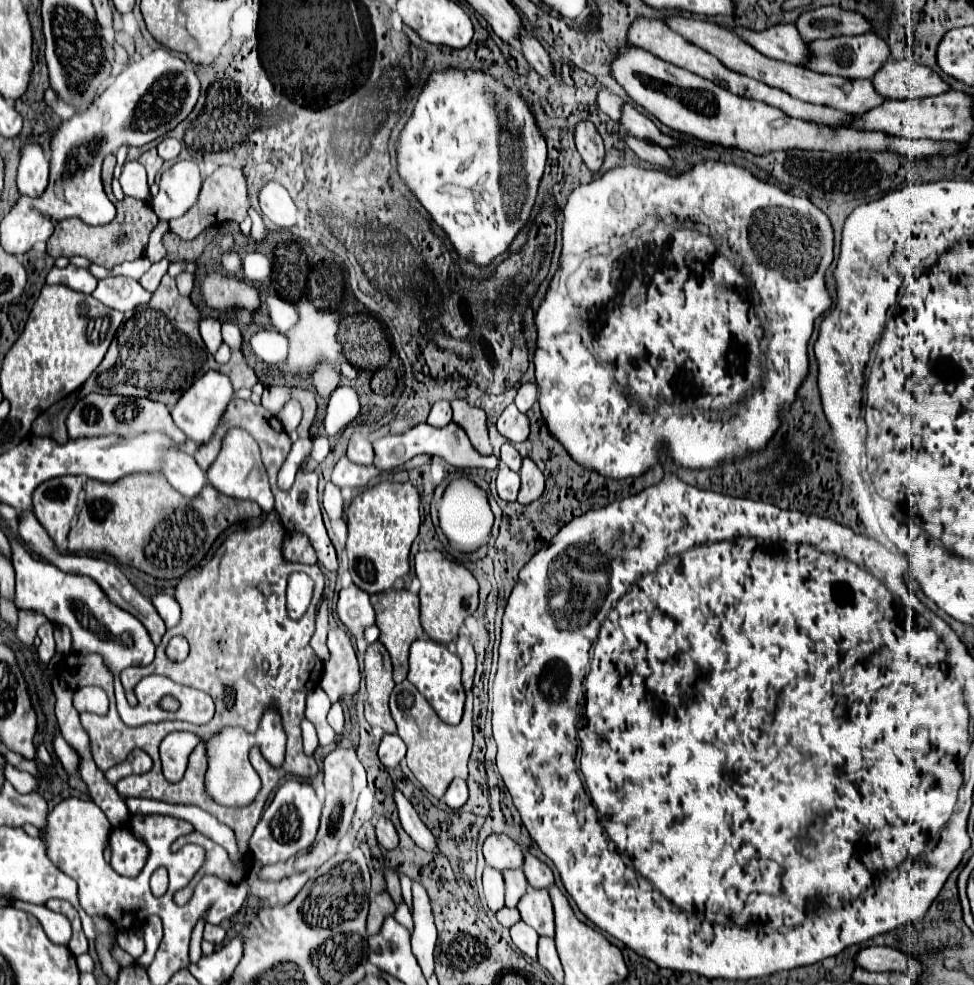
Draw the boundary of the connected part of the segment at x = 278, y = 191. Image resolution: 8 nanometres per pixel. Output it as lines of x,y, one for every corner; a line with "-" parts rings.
269,181
259,193
259,203
261,213
269,217
275,225
289,229
297,223
297,207
295,203
291,203
289,195
283,193
283,187
279,187
279,183

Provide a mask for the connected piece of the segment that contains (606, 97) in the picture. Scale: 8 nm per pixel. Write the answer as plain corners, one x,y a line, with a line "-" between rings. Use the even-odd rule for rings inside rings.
607,89
599,91
597,107
599,107
603,113
607,113
613,121
617,121
617,123
621,123
621,109
623,109
623,105
625,105
625,101
623,101
621,97
609,93

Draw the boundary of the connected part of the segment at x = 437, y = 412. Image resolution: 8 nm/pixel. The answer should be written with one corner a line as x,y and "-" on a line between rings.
439,401
431,407
431,413
429,413
429,419
427,419
429,425
433,427
443,427
443,425
449,425
451,423
451,405
449,401

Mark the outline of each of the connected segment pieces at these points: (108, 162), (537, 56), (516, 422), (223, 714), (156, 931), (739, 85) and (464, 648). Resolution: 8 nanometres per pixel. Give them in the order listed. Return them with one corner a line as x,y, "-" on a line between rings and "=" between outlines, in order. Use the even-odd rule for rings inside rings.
107,155
105,161
103,161
103,186
107,197
117,207
117,217
111,223
99,225
99,227
91,227
77,217
63,219
61,223
55,225
55,233
47,241
47,253
53,259
81,255
81,257
87,257
89,261
93,261
95,265
101,265
105,269
113,269
115,265
119,265
123,261
133,261
133,259
137,259
145,253
149,233
155,229
159,219
157,219
155,211
151,209
151,205
145,203
145,201
139,201
139,199
133,199
133,197
125,197
123,201
115,199
111,187
113,167
115,167
115,155
=
523,31
523,35
521,35
521,53
525,55
525,59
529,61
529,65
531,65
539,75
551,77
551,75
555,73
549,53
543,49
543,45
541,45
535,37
531,37
527,31
=
509,405
497,419
497,429
511,443
521,443
529,437
529,419
515,405
=
273,511
273,513
269,513
267,515
267,519
263,521
263,525
261,527
255,527
255,529
249,529
249,531
241,531
241,533
231,533
225,541
223,541
223,545
217,549
217,553
213,555
213,559
207,563
207,565
203,565
199,573
195,574
185,574
179,580
179,585
177,585
177,589
175,589
175,599
177,599
177,603
181,605
181,619
179,619
179,623
175,625
175,627
171,627
171,629
167,629
167,633
163,635
163,639
161,639
161,643
157,645
157,653
155,653
155,659
153,659
153,663
149,663
147,667
127,667
127,669
123,669
121,671
121,679
143,679
143,677
147,677
147,675
151,675
151,673
157,673
157,675
165,675
165,677
169,677
169,679
173,679
173,681
177,681
177,683
181,683
181,685
187,685
187,687
193,687
193,689
201,689
201,691
205,691
205,693
209,693
211,697
213,697
213,701
215,701
215,717
207,723
207,725
201,725
201,727
197,727
197,725
189,725
189,723
183,723
183,721
163,721
163,723
151,723
151,725
145,725
145,727
127,727
121,719
119,719
119,713
116,708
116,700
114,696
114,687
113,692
111,692
111,685
113,685
113,673
111,673
111,669
107,669
105,667
105,661
103,661
103,657
101,655
79,655
75,652
69,652
63,655
60,662
57,664
57,675
58,678
63,680
65,683
67,682
67,686
72,690
81,689
81,687
89,687
89,685
99,685
101,689
105,689
107,693
109,693
109,710
107,715
93,715
93,713
81,713
81,725
83,725
83,729
87,731
87,735
89,735
89,743
91,743
91,753
93,753
93,759
95,759
95,763
97,763
97,767
101,769
101,771
107,771
109,767
113,767
113,765
117,765
117,763
121,763
121,761
125,761
127,759
127,755
129,755
129,751
133,751
133,749
143,749
143,751
147,751
149,755
151,755
151,759
153,759
153,769
149,771
149,773
145,773
145,775
137,775
137,777
129,777
129,779
121,779
115,787
117,787
117,791
119,791
119,795
121,797
145,797
145,799
157,799
157,801
165,801
165,803
179,803
179,805
197,805
197,807
201,807
201,809
205,809
207,813
211,813
211,815
215,815
221,823
225,823
225,825
229,825
233,831
235,831
235,837
237,837
237,847
239,847
239,853
241,853
241,857
239,857
239,861
231,861
229,859
229,853
221,847
221,845
217,845
217,843
213,843
209,837
205,837
205,835
201,835
199,831
193,831
191,835
183,835
183,837
179,837
173,845
171,845
171,851
175,853
175,851
179,851
185,843
197,843
197,845
201,845
205,851
207,851
207,861
205,861
205,865
203,865
203,869
198,871
189,885
174,895
174,902
183,906
191,899
191,895
193,895
193,891
195,891
195,887
200,881
203,875
215,875
215,877
219,877
219,879
223,879
223,881
227,881
227,883
241,883
245,877
247,877
247,871
249,871
249,867
251,867
251,851
249,851
249,839
251,839
251,835
253,835
253,829
255,829
255,825
259,823
259,819
261,819
261,811
263,811
263,805
265,805
265,801
267,801
267,797
269,797
269,793
277,787
277,783
279,783
279,779
283,779
285,775
295,775
295,777
301,777
301,779
311,779
311,777
315,777
317,773
319,773
319,767
317,767
317,763
315,763
315,759
313,757
307,757
305,753
303,753
303,743
301,743
301,721
303,721
303,717
305,717
305,697
307,697
307,683
309,683
309,689
313,687
313,685
317,685
319,681
321,681
321,675
323,675
323,669
319,667
319,671
315,669
317,667
317,655
313,653
313,649
311,649
311,645
309,645
309,639
311,639
311,635
313,635
313,631
315,631
315,615
317,615
317,607
319,607
319,601
321,601
321,595
323,595
323,573
321,573
321,569
319,569
319,565
303,565
303,563
287,563
285,559
283,559
283,537
285,537
285,529
283,529
283,525
279,523
279,515
277,515
277,511
-
295,571
305,571
313,581
315,581
315,591
313,591
313,599
311,599
311,609
307,609
305,611
305,615
299,619
299,621
293,621
293,619
289,619
289,615
287,615
287,609
285,609
285,587
287,587
287,577
291,575
291,573
295,573
-
175,633
181,633
181,635
185,635
185,639
189,641
189,645
191,645
191,651
189,651
189,657
185,659
185,661
181,661
181,663
173,663
173,661
169,661
167,659
167,655
165,655
165,647
167,647
167,641
175,635
-
227,687
233,687
235,689
235,699
233,699
233,703
227,703
225,701
225,689
-
269,707
273,707
273,709
277,709
279,711
279,715
281,715
281,721
283,721
283,729
285,729
285,735
287,735
287,755
285,755
285,763
283,763
283,767
279,767
279,769
273,769
271,765
267,765
267,763
259,763
259,775
261,775
261,783
263,783
263,787
261,787
261,791
259,791
259,795
255,797
255,803
249,803
247,807
239,807
239,809
235,809
235,807
223,807
223,805
219,805
219,803
215,803
209,795
207,795
207,791
205,791
205,773
207,773
207,753
203,751
203,743
199,743
195,749
193,749
193,753
189,755
189,767
187,767
187,771
185,771
185,777
179,781
179,783
169,783
169,781
165,781
165,777
163,777
163,773
161,773
161,765
159,765
159,743
161,743
161,739
169,733
169,731
191,731
191,733
195,733
195,735
199,735
199,739
203,739
203,741
207,741
211,735
215,735
215,733
219,733
223,727
227,727
227,725
231,725
231,727
241,727
241,729
245,729
247,733
255,733
257,731
257,727
259,727
259,717
263,715
263,711
265,709
269,709
=
150,916
143,927
145,951
137,963
142,967
148,968
155,957
155,953
163,937
163,925
158,916
=
637,19
629,27
629,41
635,47
641,47
641,49
657,55
659,59
663,59
667,63
673,63
673,65
679,65
681,69
687,69
687,71
703,77
703,79
709,79
709,81
713,81
713,83
729,89
731,93
735,93
739,97
747,97
747,99
755,99
755,101
763,101
767,105
779,107
789,117
807,119
807,121
815,121
815,123
823,123
823,125
843,125
843,123
853,123
853,119
855,119
855,115
851,115
847,111
837,111
837,109
831,109
831,107
825,107
825,105
813,105
813,103
799,101
799,99
783,93
781,89
769,87
769,85
765,85
761,81
755,81
755,79
751,79
747,75
741,75
737,71
727,69
715,55
703,51
701,47
695,47
693,43
687,43
687,39
683,39
679,33
671,31
665,21
659,21
659,19
=
463,633
457,639
457,655
463,661
463,687
469,691
473,685
473,673
475,673
475,651
471,641

